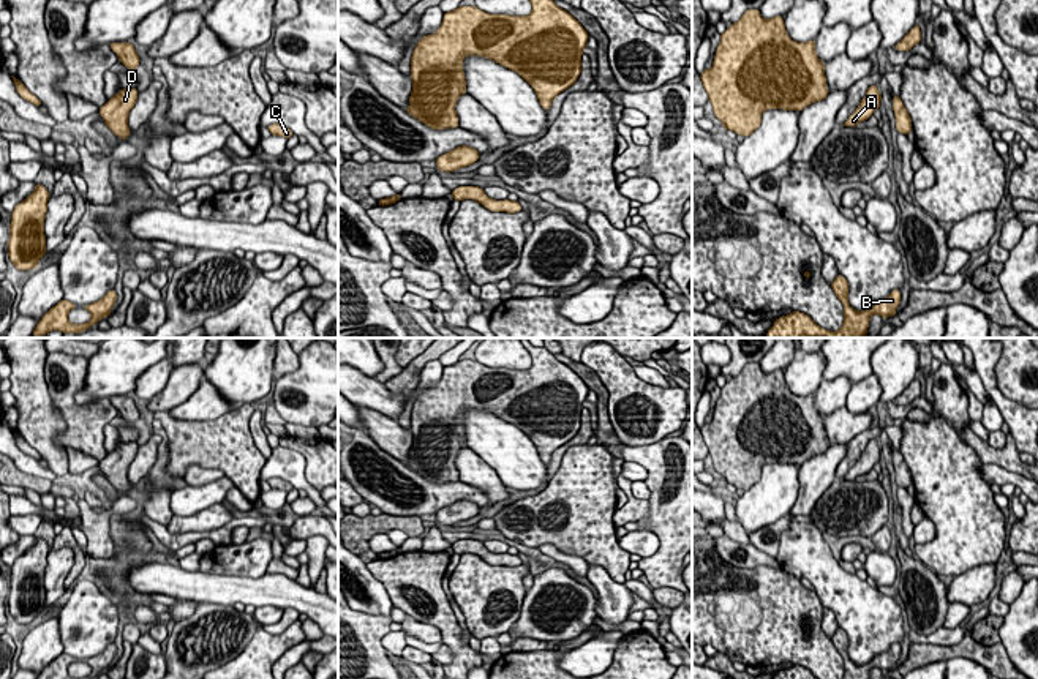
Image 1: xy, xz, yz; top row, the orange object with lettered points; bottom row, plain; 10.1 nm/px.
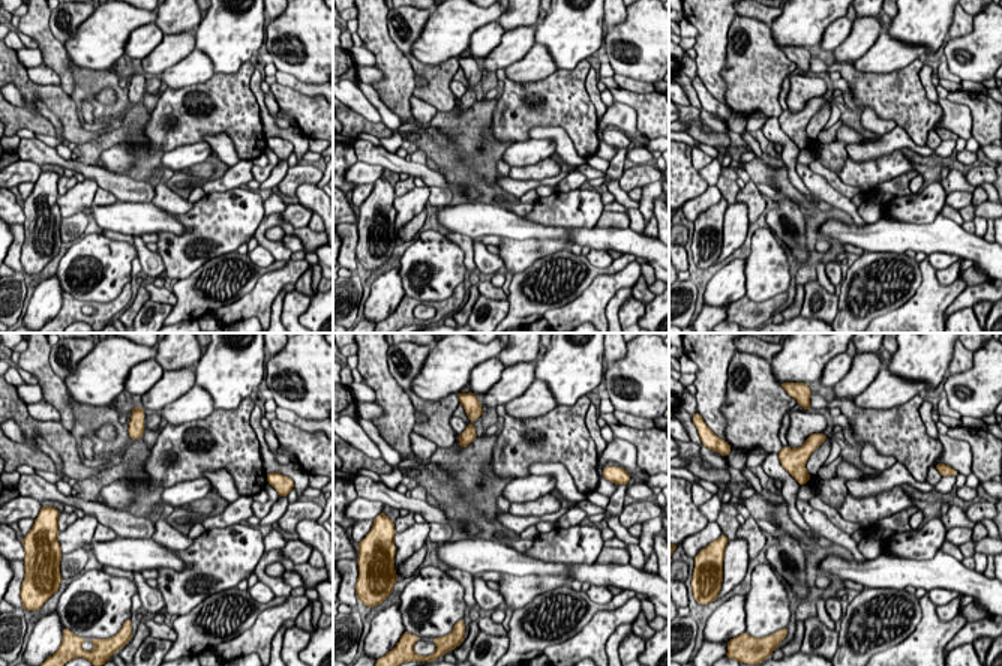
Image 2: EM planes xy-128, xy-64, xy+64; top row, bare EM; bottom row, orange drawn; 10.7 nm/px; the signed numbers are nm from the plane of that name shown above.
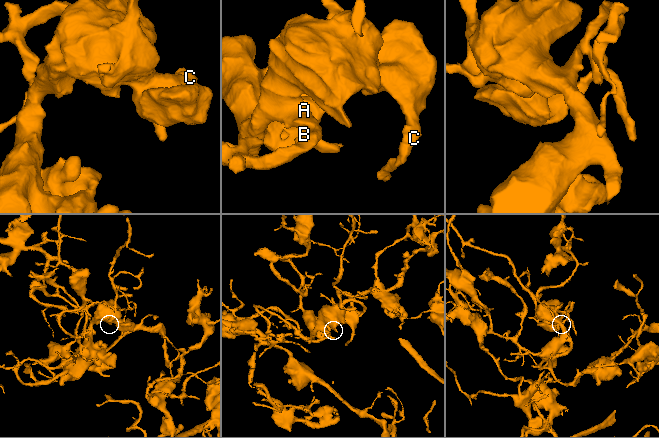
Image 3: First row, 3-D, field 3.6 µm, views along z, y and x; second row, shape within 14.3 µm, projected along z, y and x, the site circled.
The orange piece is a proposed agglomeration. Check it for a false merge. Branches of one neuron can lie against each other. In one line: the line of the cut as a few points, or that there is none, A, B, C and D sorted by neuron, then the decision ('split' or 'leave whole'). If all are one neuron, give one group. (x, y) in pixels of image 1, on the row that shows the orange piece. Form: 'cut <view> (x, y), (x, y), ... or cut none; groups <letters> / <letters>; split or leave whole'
cut none; groups A B C D; leave whole

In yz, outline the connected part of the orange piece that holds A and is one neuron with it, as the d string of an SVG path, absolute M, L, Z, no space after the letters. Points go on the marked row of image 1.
M871 85L861 99L859 106L856 111L847 118L847 122L842 126L856 126L859 122L867 120L874 112L880 107L880 92L877 85Z

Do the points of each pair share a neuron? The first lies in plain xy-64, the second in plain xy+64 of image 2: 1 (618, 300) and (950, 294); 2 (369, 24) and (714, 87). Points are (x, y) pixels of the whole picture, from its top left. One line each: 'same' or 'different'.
1: different
2: same

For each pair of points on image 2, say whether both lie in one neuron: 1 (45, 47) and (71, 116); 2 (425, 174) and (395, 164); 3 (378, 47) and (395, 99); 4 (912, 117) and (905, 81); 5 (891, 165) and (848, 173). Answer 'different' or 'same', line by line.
1: different
2: same
3: same
4: same
5: same

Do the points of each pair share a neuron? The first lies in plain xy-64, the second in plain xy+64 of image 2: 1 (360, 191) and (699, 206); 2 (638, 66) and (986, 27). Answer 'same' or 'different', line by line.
1: same
2: same

